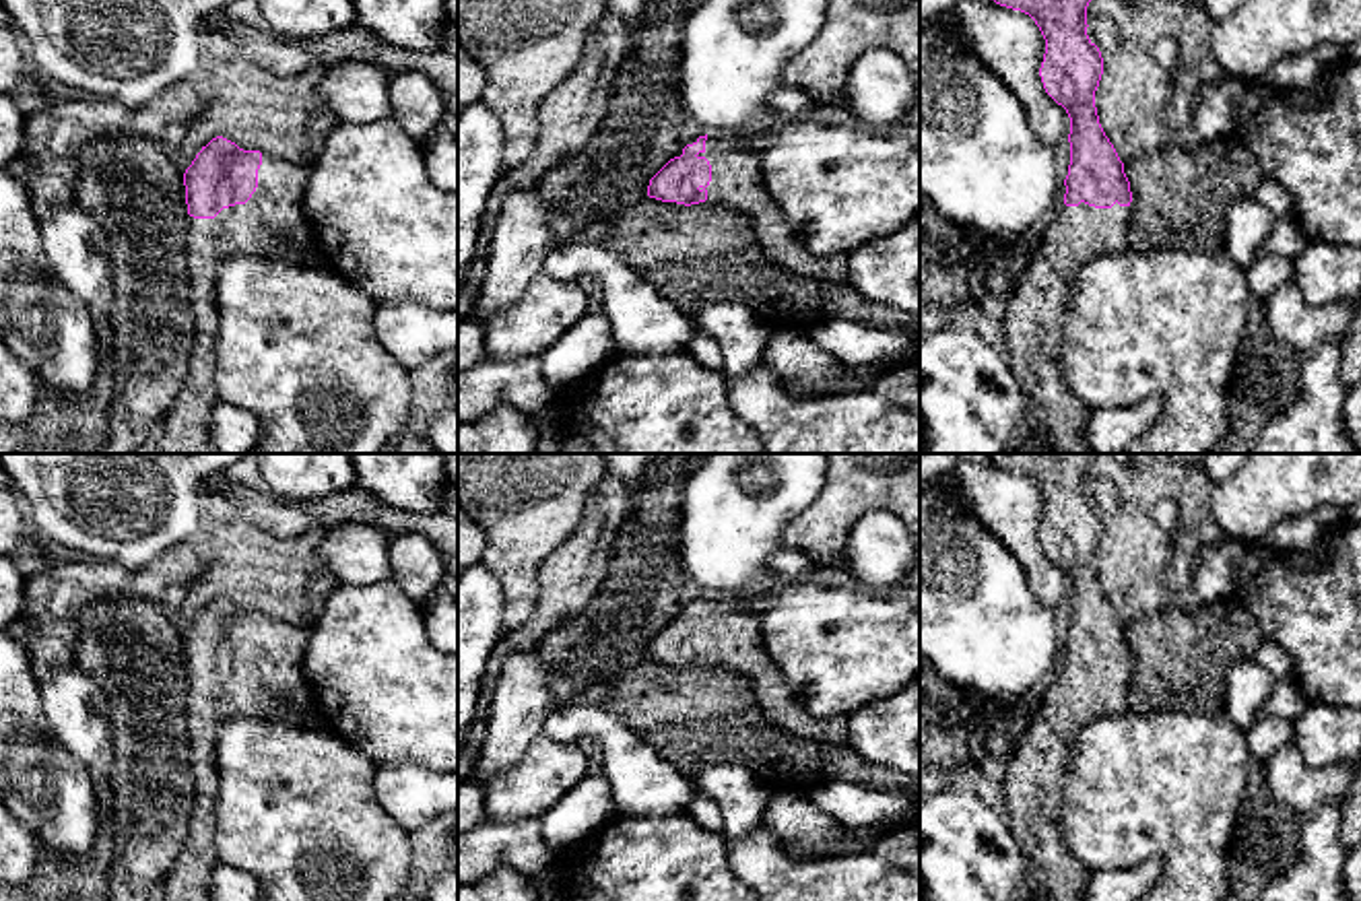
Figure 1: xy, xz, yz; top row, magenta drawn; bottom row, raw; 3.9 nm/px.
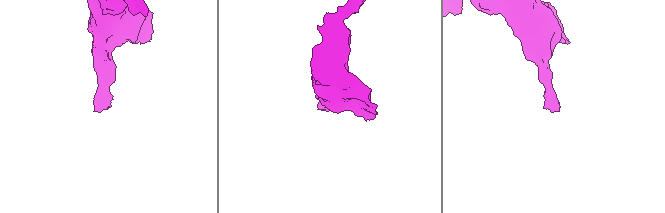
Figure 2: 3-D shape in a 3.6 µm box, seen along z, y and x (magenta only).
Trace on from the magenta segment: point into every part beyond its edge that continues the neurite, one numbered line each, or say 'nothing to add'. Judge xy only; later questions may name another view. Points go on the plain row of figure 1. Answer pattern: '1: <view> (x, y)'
1: xy (273, 685)

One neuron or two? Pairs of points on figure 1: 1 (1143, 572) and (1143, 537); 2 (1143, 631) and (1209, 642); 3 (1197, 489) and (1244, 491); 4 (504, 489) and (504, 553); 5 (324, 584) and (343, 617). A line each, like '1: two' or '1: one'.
1: one
2: one
3: two
4: one
5: two

